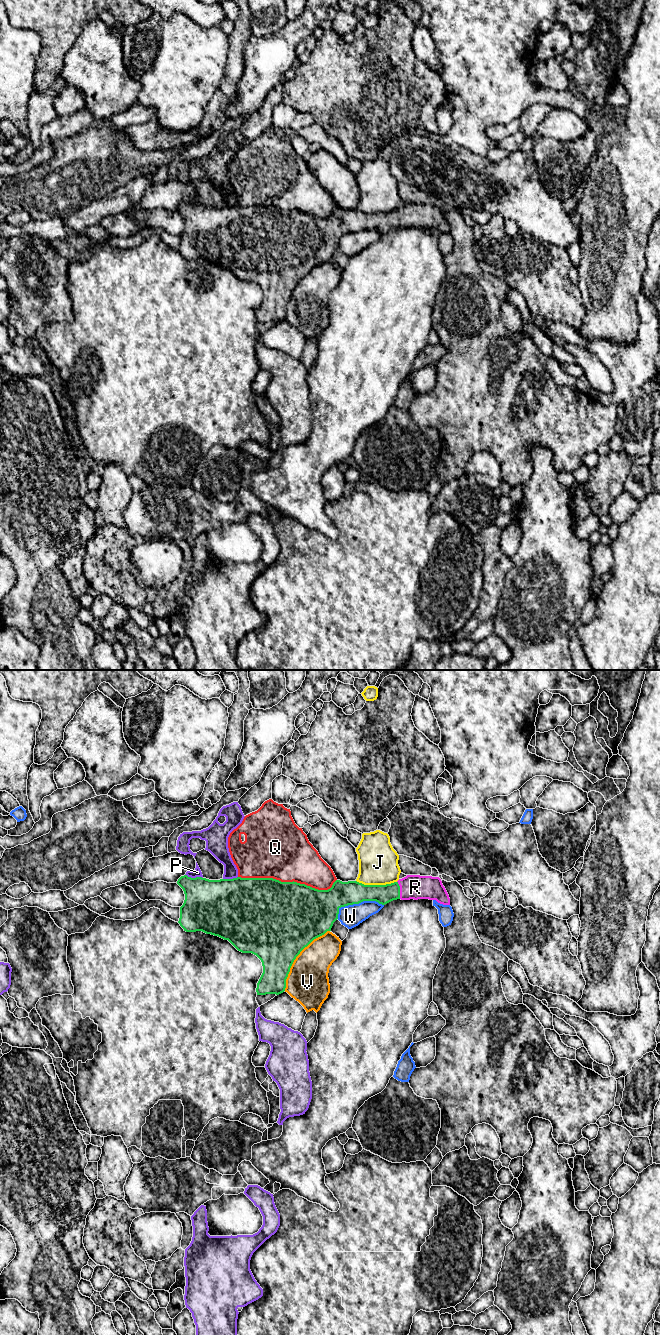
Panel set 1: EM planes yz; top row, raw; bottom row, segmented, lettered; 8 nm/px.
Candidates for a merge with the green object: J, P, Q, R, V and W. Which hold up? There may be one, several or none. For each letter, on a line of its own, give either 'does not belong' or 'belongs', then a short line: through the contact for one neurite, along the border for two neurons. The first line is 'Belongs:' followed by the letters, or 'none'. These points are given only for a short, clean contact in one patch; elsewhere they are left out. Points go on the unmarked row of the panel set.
Belongs: R
J: does not belong; line yz (356, 208), (364, 212), (390, 212), (396, 210)
P: does not belong
Q: does not belong
R: belongs; line yz (383, 222), (399, 218), (415, 215)
V: does not belong
W: does not belong

